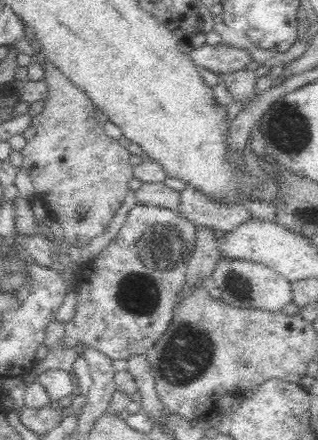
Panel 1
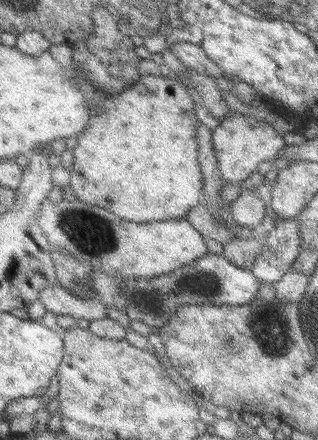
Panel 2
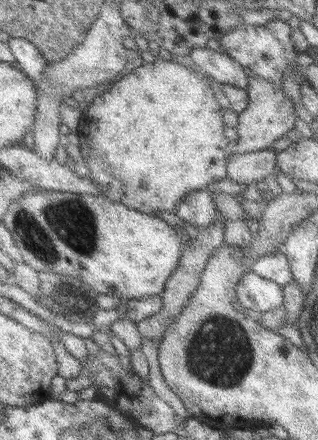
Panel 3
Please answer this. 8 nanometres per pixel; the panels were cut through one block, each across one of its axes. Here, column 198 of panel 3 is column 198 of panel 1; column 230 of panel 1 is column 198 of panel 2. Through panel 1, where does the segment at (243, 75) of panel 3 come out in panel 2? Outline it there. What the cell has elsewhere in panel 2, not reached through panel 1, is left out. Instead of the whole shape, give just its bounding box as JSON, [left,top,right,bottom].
[171,42,227,78]

